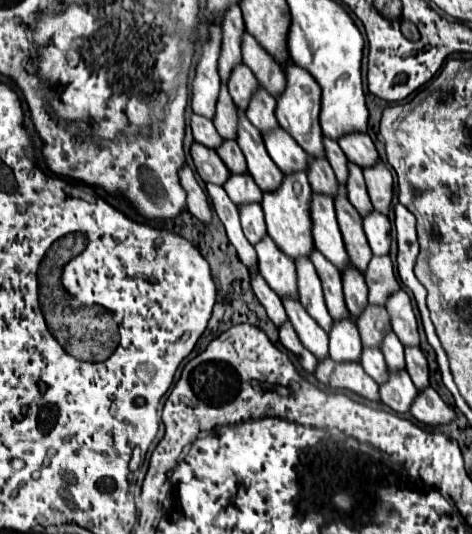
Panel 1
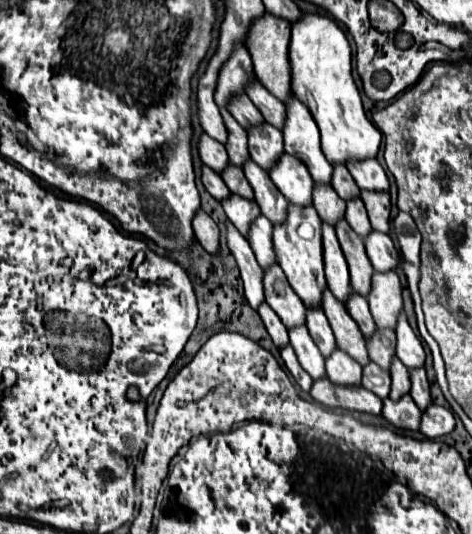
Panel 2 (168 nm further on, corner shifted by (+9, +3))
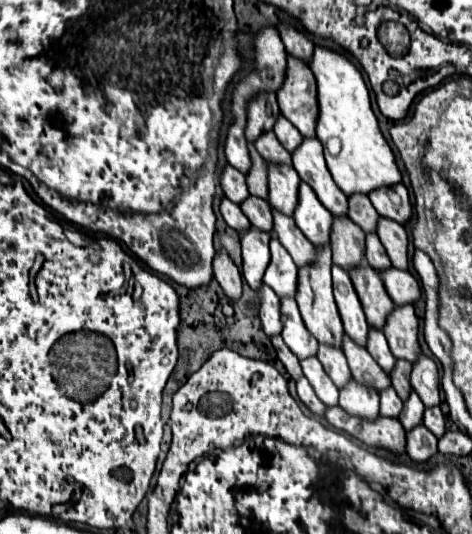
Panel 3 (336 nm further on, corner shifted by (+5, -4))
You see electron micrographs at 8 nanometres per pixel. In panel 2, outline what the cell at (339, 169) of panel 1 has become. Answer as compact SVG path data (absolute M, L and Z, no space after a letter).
M334 167L332 187L334 187L334 191L336 191L344 201L350 201L350 199L354 199L354 197L360 197L360 189L358 189L356 181L352 179L352 175L348 173L346 167Z

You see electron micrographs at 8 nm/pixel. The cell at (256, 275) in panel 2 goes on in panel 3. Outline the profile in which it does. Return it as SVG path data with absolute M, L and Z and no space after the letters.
M266 284L260 286L258 296L260 296L260 320L262 320L264 332L268 336L280 334L282 322L280 322L280 300L278 300L278 296Z

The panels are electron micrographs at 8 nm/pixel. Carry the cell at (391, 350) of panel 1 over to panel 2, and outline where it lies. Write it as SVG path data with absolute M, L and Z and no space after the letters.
M394 357L390 375L392 375L392 391L390 391L390 399L398 401L398 399L402 399L404 395L410 393L410 373L408 373L408 369L402 365L402 361Z

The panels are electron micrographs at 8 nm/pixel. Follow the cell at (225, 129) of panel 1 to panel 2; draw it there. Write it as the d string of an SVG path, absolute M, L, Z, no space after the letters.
M226 107L220 109L222 111L222 117L226 119L226 125L230 129L230 139L226 143L226 151L230 155L230 163L236 165L236 167L242 167L248 159L250 159L250 153L248 153L248 133L238 125L238 121L232 119L230 111Z

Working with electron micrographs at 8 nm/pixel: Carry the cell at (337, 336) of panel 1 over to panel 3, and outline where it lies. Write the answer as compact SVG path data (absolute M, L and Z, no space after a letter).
M350 378L340 388L340 406L354 416L360 418L376 418L378 416L378 390L366 386L354 378Z

